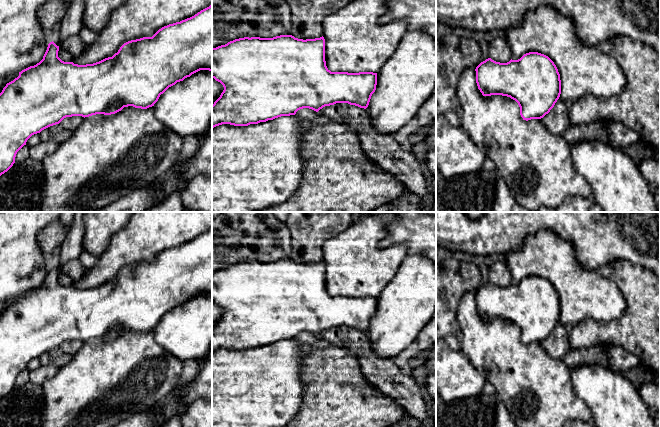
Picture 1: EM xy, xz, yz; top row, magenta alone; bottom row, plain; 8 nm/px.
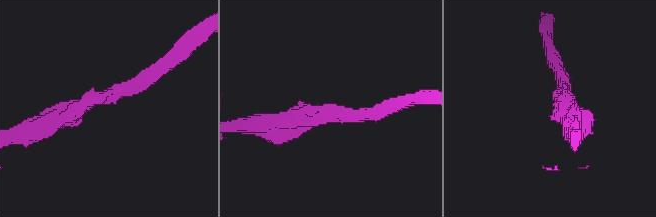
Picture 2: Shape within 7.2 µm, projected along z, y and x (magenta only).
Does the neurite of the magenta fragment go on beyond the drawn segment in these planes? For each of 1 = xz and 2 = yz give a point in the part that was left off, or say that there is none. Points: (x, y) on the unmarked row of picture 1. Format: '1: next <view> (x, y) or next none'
1: next none
2: next none

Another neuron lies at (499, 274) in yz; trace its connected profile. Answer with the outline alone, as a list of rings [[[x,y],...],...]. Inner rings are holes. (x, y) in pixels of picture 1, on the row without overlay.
[[[503,257],[489,266],[489,282],[496,286],[507,287],[512,282],[510,269]]]

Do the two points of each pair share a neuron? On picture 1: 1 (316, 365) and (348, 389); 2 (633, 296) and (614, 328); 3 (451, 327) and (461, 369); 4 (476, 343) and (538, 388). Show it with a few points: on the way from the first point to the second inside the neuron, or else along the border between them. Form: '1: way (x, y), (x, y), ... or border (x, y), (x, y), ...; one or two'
1: way (324, 371), (340, 387); one
2: way (633, 305), (633, 312), (623, 322); one
3: border (446, 343), (451, 348), (460, 350); two
4: way (491, 345), (523, 376); one

